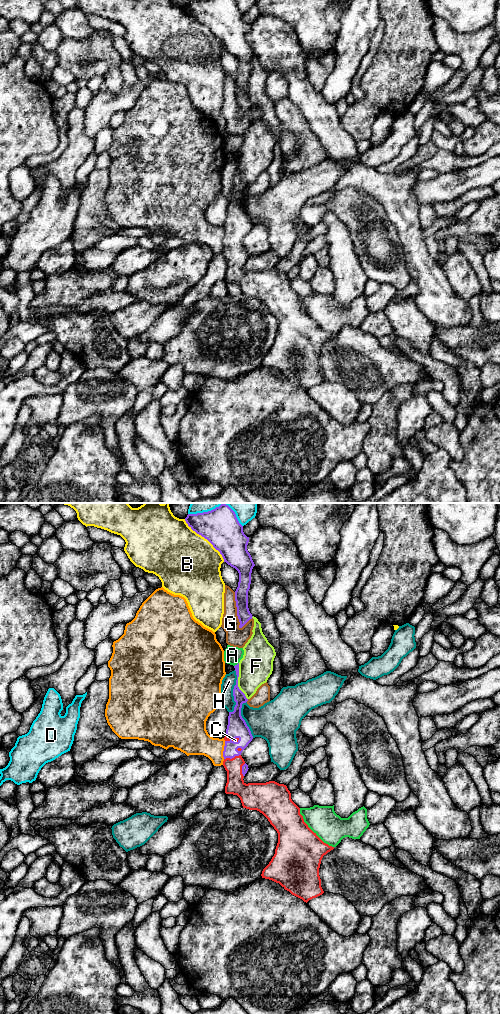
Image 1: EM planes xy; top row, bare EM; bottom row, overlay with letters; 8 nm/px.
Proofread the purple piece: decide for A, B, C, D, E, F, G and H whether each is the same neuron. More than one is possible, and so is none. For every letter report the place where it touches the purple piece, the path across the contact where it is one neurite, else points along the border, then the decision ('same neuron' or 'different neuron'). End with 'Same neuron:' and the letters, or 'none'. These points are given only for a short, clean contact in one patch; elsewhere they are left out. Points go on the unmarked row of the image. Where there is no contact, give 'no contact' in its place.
A: contact xy (237, 152); border xy (238, 150), (234, 154); different neuron
B: contact xy (205, 26); different neuron
C: contact xy (232, 245); way xy (237, 216), (231, 228), (232, 245), (235, 253), (235, 273); same neuron
D: contact xy (195, 2); different neuron
E: contact xy (224, 238); different neuron
F: contact xy (237, 169); different neuron
G: contact xy (237, 98); different neuron
H: contact xy (233, 180); different neuron
Same neuron: C

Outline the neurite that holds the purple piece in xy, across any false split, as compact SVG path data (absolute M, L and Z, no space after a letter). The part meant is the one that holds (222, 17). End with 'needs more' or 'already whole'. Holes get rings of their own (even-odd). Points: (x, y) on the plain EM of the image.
M235 0L188 2L185 9L193 19L207 27L220 40L224 50L238 59L235 89L239 116L242 116L253 105L248 96L248 79L255 52L247 38L249 25L244 22Z; already whole

